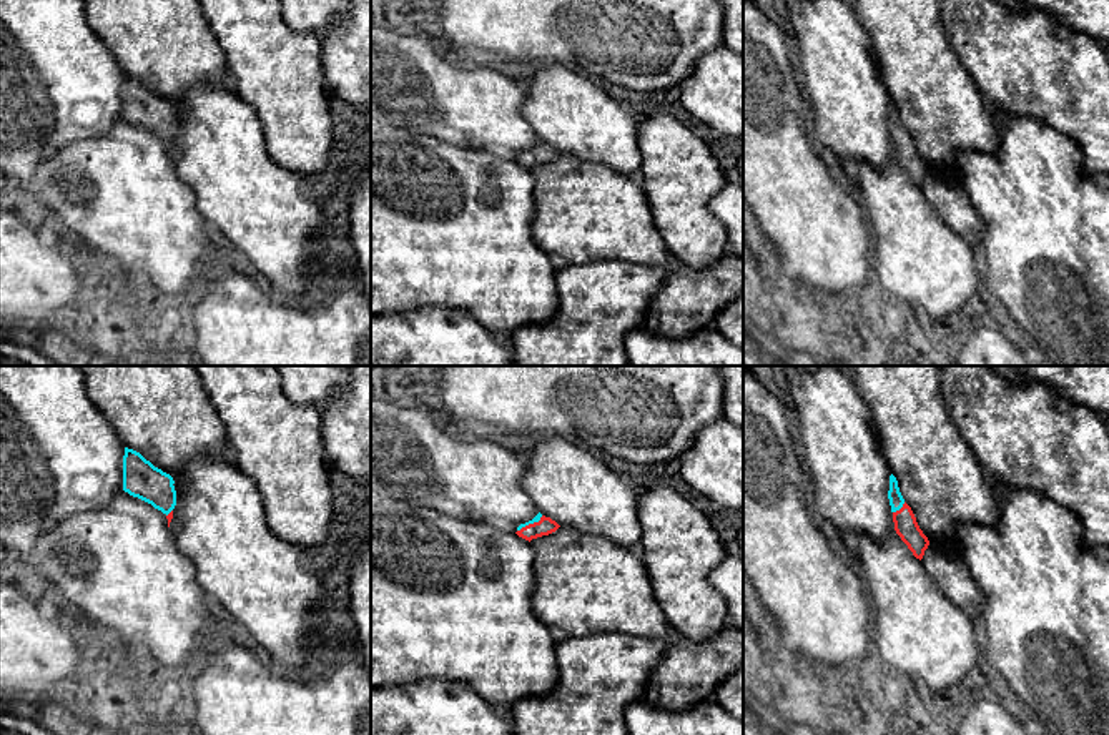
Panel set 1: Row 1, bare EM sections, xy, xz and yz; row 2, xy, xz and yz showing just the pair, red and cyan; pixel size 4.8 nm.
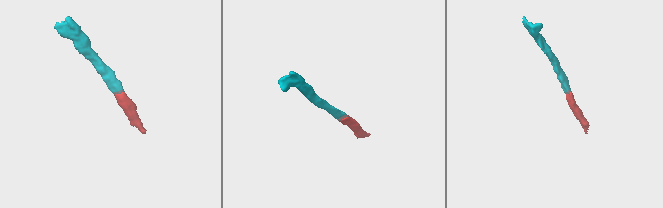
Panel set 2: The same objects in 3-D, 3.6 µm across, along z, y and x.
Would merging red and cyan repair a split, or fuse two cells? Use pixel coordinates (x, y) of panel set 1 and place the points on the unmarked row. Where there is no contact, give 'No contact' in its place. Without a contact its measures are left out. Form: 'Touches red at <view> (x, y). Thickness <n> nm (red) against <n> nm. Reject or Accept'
Touches red at yz (900, 137). Thickness 110 nm (red) against 70 nm. Accept

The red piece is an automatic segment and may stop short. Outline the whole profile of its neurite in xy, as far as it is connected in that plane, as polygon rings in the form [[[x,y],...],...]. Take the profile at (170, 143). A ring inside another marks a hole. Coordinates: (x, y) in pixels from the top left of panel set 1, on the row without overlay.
[[[125,75],[123,118],[161,138],[168,146],[168,155],[176,133],[176,118],[173,111],[175,108],[170,101],[155,95],[140,80]]]

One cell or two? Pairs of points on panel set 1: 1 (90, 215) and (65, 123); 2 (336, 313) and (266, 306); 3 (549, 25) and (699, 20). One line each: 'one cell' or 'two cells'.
1: two cells
2: one cell
3: one cell

